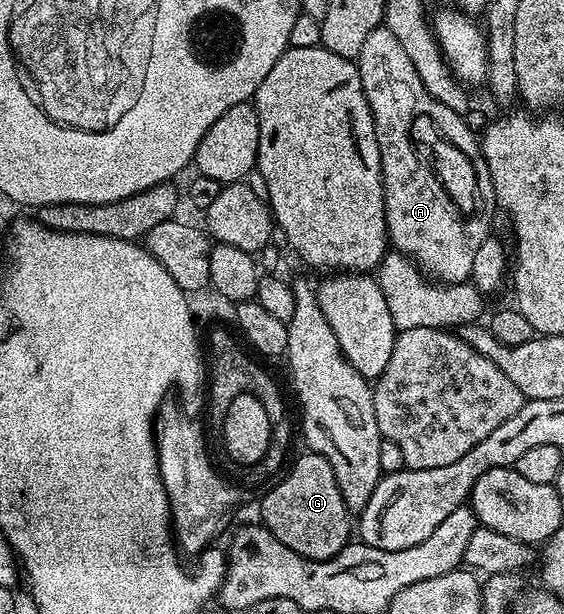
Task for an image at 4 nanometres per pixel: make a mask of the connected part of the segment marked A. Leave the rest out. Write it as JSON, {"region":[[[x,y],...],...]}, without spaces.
{"region":[[[386,27],[374,29],[369,39],[365,39],[357,64],[365,99],[373,111],[381,151],[385,219],[390,244],[403,256],[410,257],[428,278],[439,283],[466,282],[473,271],[477,247],[481,247],[488,237],[483,233],[483,225],[463,225],[463,221],[455,217],[455,209],[451,209],[451,201],[443,197],[443,189],[427,177],[427,165],[411,157],[415,147],[407,138],[407,121],[411,121],[411,113],[415,113],[415,109],[431,109],[431,113],[439,117],[439,125],[451,133],[449,140],[456,141],[456,145],[462,146],[475,159],[482,179],[491,180],[480,138],[467,126],[468,118],[464,114],[445,107],[445,103],[439,103],[429,95],[429,91],[425,91],[421,75],[417,75],[417,67],[413,67],[413,59],[405,55],[401,43],[393,39]]]}

